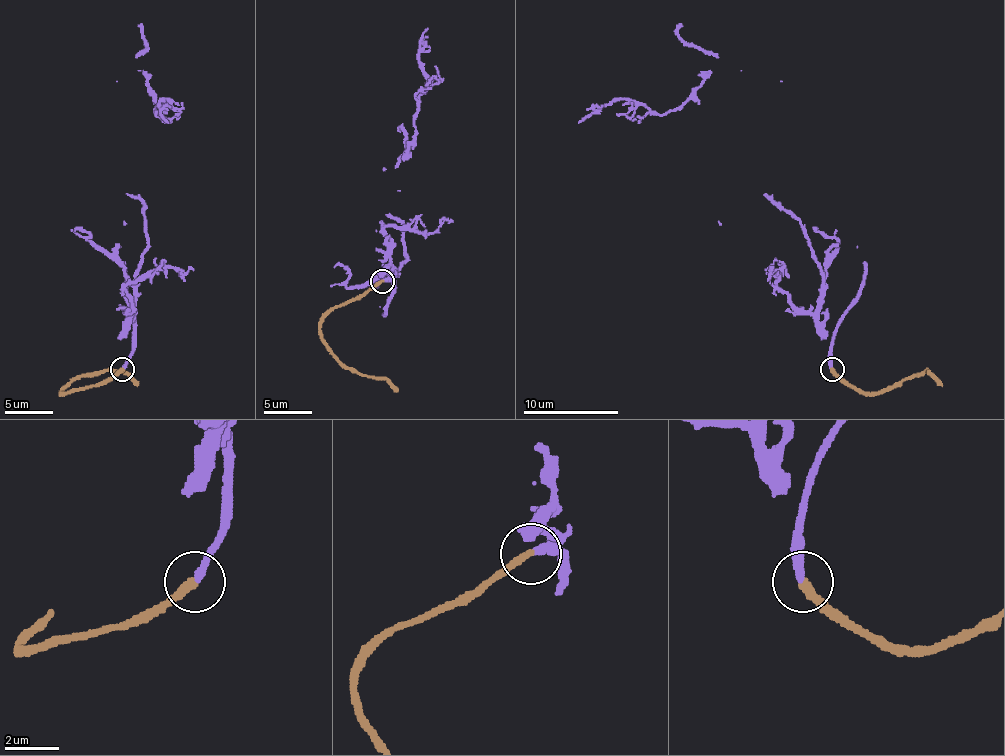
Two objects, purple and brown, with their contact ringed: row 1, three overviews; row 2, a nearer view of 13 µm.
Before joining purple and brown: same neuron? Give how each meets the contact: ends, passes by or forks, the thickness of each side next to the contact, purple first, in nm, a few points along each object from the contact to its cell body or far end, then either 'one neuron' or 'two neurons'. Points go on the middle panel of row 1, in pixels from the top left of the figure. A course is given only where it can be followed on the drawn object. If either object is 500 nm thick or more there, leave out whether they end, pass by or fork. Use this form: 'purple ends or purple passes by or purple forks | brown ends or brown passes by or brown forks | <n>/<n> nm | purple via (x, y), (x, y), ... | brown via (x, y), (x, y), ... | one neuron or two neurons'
purple ends | brown ends | 240/280 nm | purple via (383, 282), (392, 287), (406, 260), (390, 212), (414, 146), (428, 28) | brown via (383, 282), (339, 303), (323, 320), (320, 334), (335, 356), (363, 375), (383, 378), (397, 392) | one neuron

